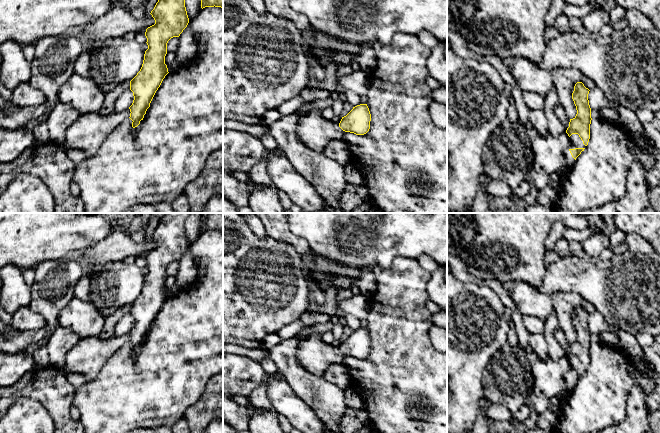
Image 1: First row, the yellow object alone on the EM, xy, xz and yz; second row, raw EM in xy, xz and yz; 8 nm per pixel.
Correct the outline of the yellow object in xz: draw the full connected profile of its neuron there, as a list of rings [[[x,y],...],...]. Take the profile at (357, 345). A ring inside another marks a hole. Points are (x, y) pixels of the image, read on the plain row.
[[[360,328],[342,341],[339,351],[345,356],[364,359],[370,353],[370,345],[371,338],[367,328]]]

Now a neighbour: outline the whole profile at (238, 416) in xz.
[[[223,395],[223,420],[237,432],[249,430],[249,420],[259,409],[237,404]]]

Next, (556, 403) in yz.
[[[563,394],[558,395],[550,400],[550,408],[557,414],[561,411],[565,402],[565,396]]]

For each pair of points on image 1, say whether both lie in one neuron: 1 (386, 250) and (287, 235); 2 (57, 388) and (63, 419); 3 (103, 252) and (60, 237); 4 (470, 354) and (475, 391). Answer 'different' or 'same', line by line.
1: different
2: same
3: different
4: same

